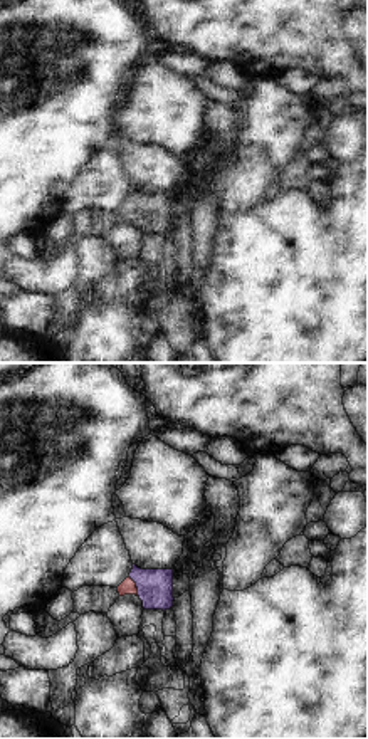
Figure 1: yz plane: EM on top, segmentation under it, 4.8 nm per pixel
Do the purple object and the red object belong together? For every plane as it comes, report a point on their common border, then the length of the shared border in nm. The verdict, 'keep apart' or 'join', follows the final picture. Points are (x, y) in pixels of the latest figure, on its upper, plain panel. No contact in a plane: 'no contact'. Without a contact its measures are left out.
(136, 210) | 110 nm

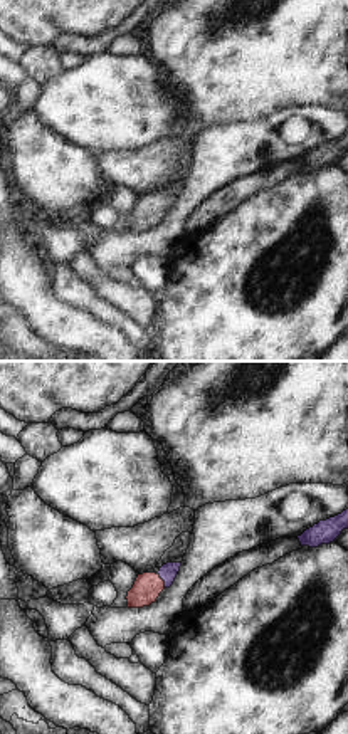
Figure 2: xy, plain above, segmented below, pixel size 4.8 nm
(162, 202) | 80 nm

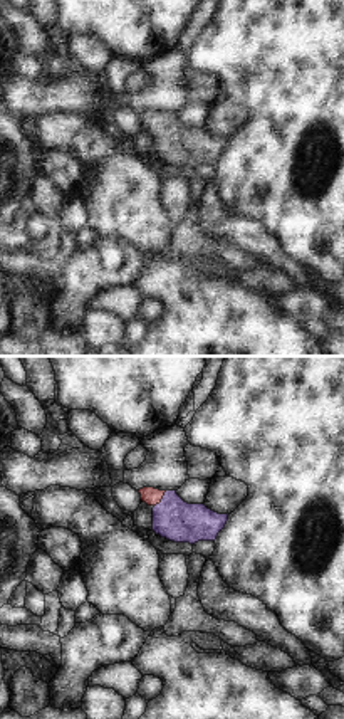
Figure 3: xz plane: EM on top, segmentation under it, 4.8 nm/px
(161, 123) | 100 nm

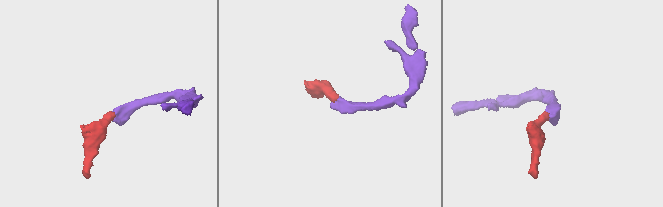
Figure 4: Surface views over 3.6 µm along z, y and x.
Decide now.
join

